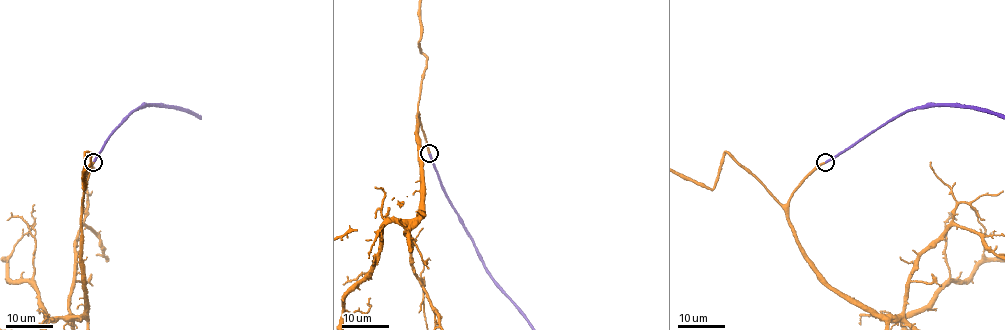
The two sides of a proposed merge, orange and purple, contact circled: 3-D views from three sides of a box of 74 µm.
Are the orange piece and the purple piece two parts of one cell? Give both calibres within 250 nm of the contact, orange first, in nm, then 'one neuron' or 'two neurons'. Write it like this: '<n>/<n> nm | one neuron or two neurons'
260/280 nm | one neuron

